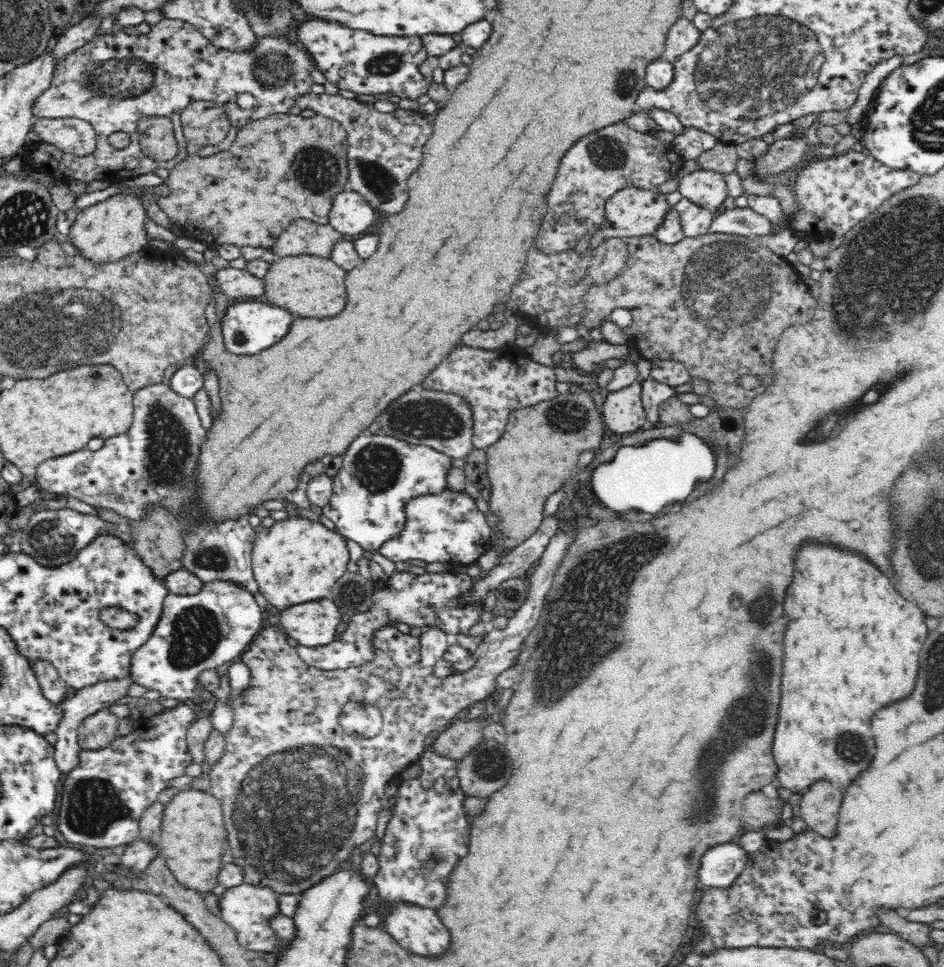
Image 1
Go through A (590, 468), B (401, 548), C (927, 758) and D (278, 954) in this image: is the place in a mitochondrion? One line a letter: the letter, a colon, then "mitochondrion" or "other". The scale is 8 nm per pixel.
A: other
B: other
C: other
D: other

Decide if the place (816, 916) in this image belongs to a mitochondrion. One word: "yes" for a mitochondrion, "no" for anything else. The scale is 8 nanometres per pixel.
no

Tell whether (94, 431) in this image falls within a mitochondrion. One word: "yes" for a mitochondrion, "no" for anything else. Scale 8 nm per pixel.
no

